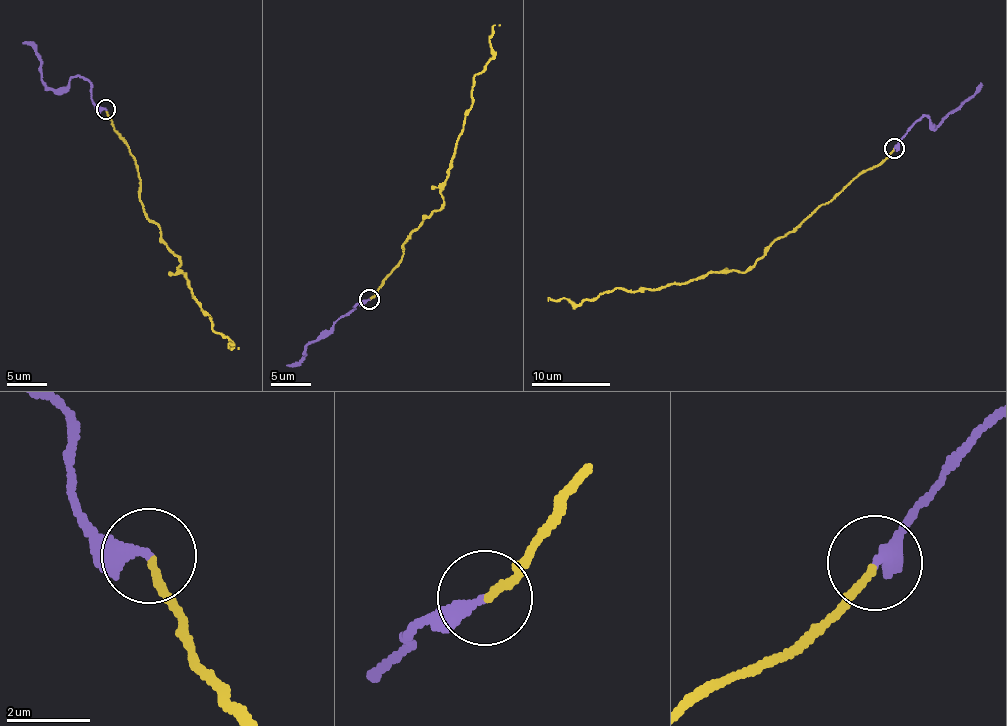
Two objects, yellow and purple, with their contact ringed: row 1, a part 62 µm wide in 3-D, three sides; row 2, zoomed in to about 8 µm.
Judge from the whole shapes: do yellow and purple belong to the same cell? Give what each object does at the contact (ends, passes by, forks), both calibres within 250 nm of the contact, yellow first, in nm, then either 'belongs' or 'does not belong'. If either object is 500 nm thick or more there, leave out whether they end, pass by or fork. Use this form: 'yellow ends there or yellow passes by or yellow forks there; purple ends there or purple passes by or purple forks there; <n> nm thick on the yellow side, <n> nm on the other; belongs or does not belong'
yellow ends there; purple ends there; 170 nm thick on the yellow side, 320 nm on the other; belongs

